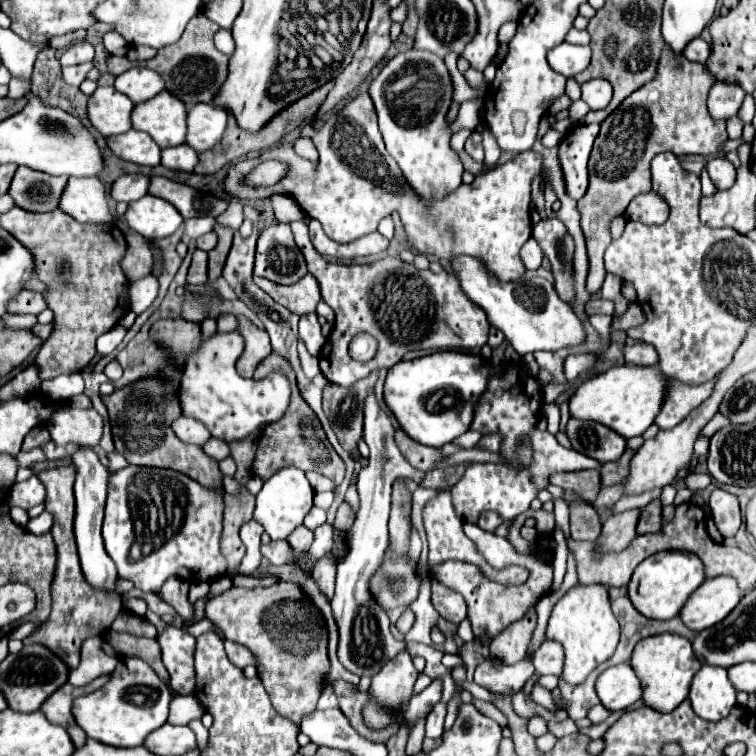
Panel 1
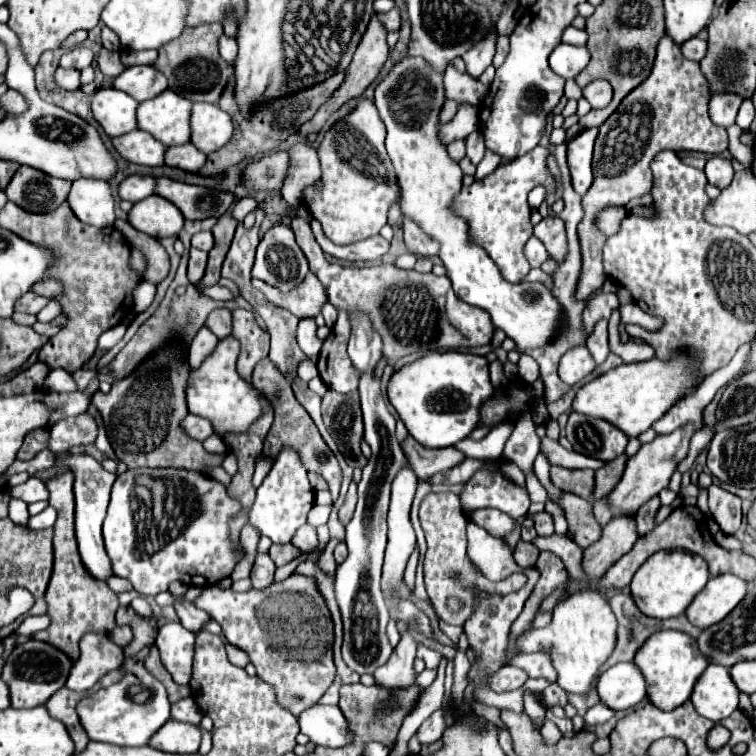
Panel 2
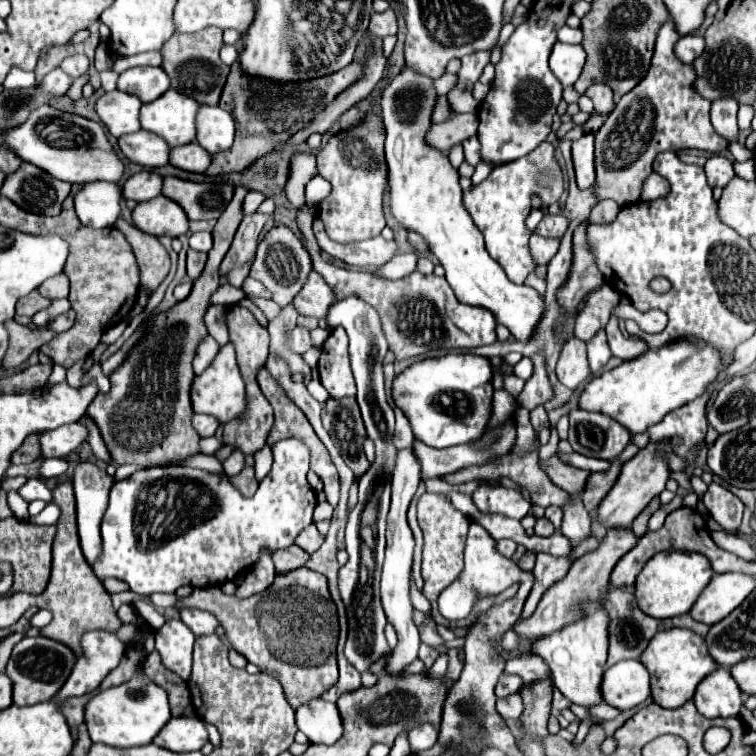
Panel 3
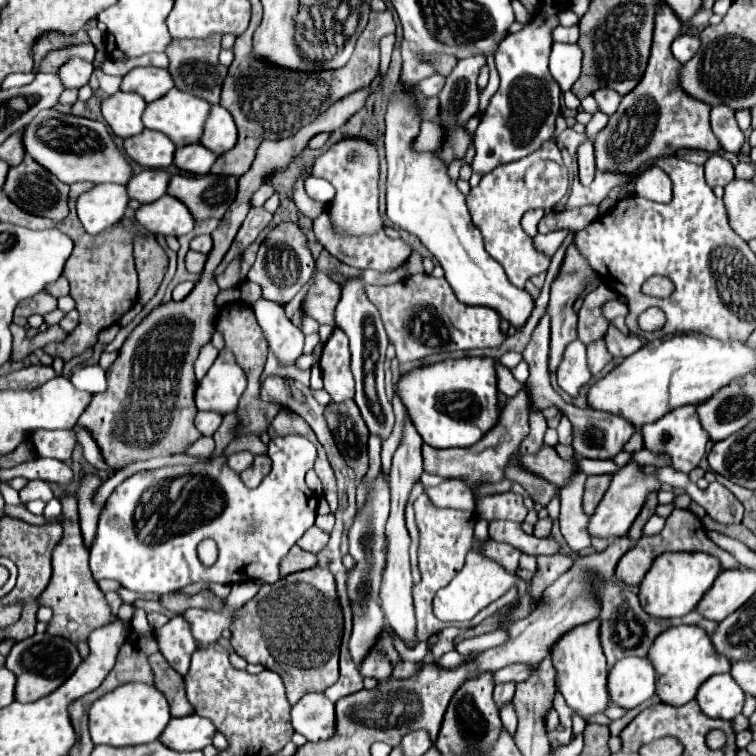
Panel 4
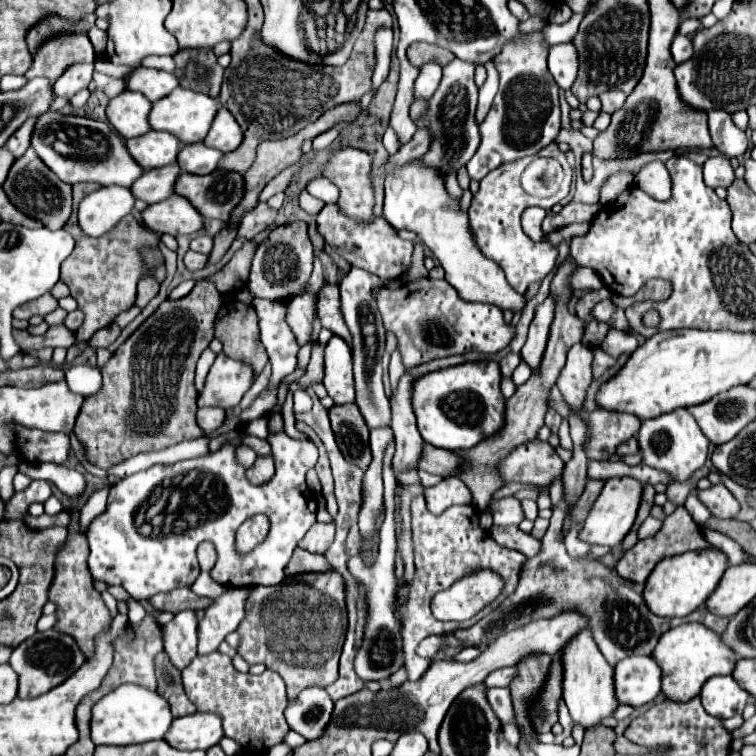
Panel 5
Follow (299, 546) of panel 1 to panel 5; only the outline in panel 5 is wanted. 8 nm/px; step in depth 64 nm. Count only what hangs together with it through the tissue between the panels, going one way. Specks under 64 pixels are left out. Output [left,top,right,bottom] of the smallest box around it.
[300,522,334,554]

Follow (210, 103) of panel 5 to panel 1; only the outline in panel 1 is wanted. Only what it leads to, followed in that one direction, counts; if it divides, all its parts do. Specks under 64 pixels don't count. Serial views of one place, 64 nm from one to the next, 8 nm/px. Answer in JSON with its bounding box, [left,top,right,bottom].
[132,90,186,148]

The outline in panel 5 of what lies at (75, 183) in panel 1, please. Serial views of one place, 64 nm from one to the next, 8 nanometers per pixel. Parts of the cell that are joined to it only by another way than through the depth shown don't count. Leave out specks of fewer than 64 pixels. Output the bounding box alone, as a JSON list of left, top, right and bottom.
[78,186,134,236]

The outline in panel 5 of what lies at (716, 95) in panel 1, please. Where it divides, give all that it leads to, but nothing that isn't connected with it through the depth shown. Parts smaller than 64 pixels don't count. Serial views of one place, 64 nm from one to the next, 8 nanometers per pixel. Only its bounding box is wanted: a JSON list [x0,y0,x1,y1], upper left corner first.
[708,110,748,158]

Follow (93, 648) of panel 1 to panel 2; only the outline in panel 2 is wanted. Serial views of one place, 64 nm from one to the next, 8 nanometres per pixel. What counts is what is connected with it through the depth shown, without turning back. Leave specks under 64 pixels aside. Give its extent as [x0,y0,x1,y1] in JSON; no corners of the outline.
[66,634,124,690]

